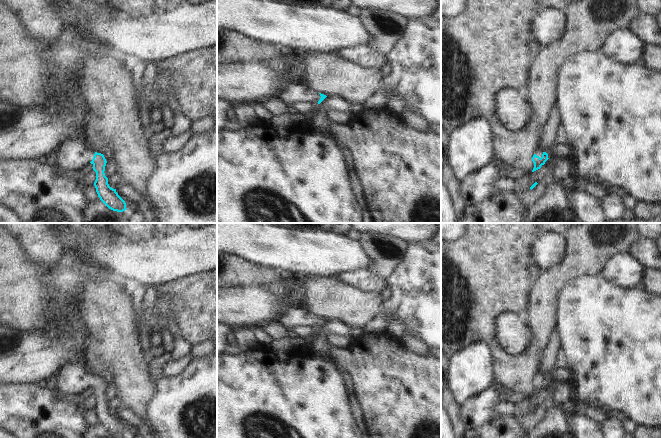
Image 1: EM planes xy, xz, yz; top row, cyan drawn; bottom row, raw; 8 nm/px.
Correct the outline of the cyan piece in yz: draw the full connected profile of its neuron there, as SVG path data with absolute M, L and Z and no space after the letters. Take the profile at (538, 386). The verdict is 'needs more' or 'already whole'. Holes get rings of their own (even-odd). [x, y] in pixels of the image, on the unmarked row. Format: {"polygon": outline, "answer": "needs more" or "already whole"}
{"polygon": "M540 372L536 374L535 378L532 381L532 385L534 387L534 392L532 396L540 393L541 390L544 389L548 383L548 378L546 376L544 376Z", "answer": "needs more"}

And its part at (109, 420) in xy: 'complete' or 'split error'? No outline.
split error

